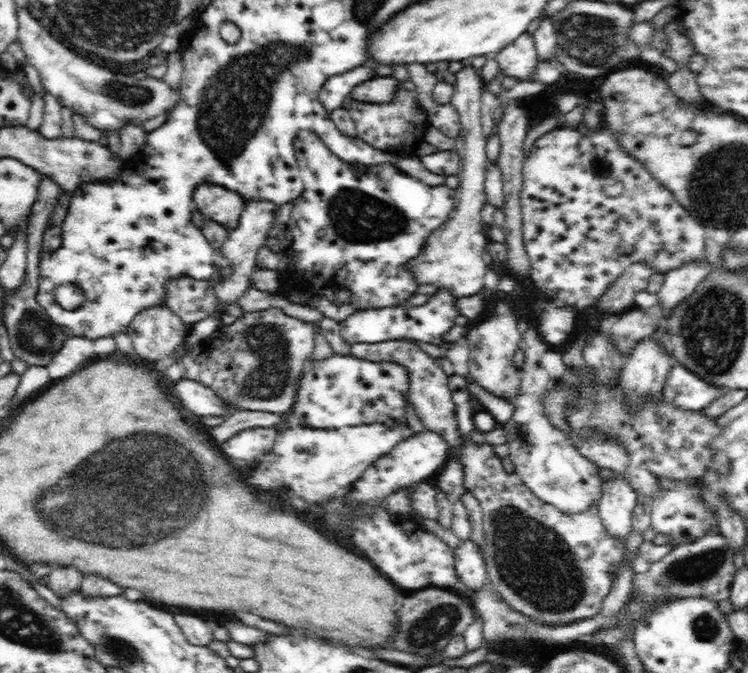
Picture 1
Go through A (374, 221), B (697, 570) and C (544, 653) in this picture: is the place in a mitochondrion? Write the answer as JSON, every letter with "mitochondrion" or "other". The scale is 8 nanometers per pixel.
{"A":"mitochondrion","B":"mitochondrion","C":"other"}

